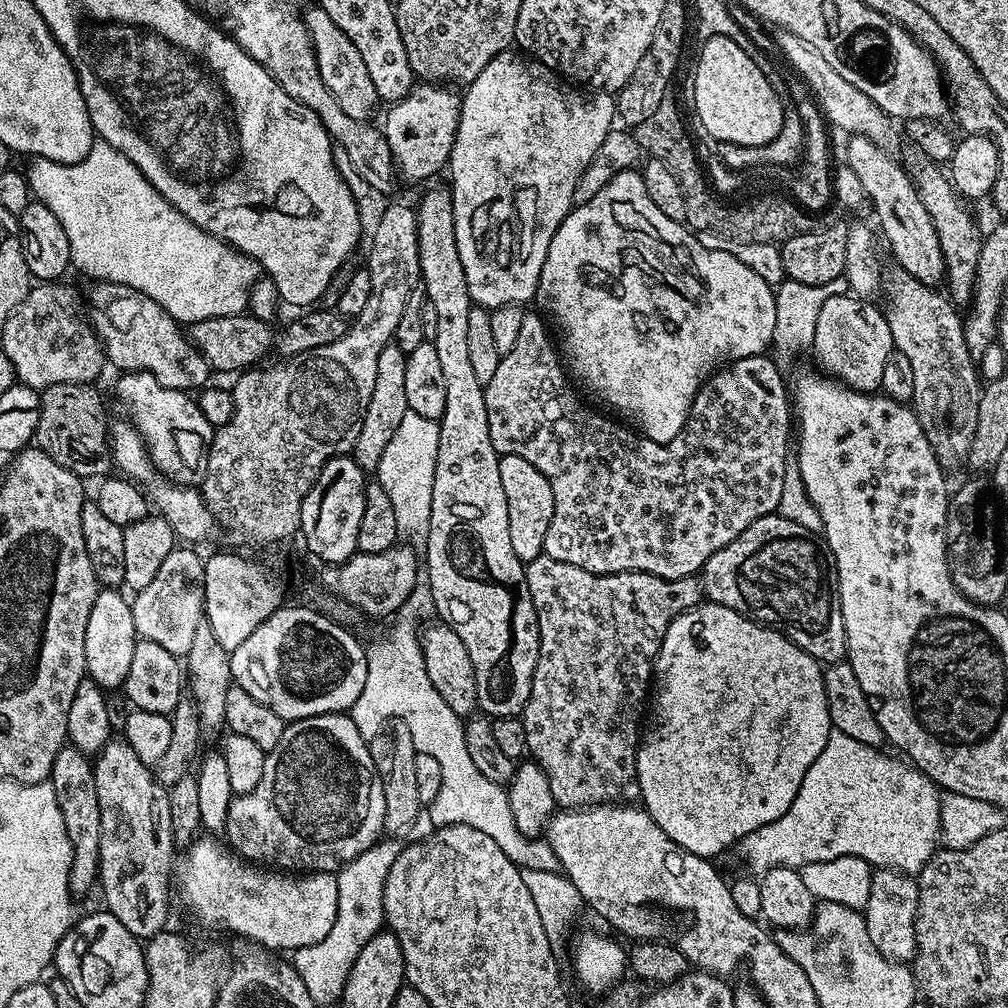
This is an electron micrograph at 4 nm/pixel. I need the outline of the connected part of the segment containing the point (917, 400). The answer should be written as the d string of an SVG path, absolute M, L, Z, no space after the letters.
M885 267L882 272L882 295L888 305L882 311L888 317L890 334L895 351L910 358L914 370L914 394L910 401L918 422L930 442L930 450L938 458L941 468L964 468L968 463L970 442L974 442L974 430L978 427L978 402L982 391L982 380L978 375L977 361L970 354L964 337L964 321L957 305L953 304L943 291L933 290L929 285L918 282L904 268Z

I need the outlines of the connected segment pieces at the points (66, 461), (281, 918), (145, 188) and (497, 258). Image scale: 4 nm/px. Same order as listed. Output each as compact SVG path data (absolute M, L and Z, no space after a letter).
M55 384L40 392L40 413L34 437L35 447L40 448L58 466L66 466L75 476L104 478L113 471L112 446L110 443L110 419L104 413L104 400L95 392L92 384Z
M201 835L174 864L175 895L176 892L180 895L185 910L198 923L205 924L208 928L225 928L236 936L245 936L261 949L281 948L284 952L291 948L311 950L315 944L322 942L322 938L326 938L326 934L330 934L330 928L338 914L338 882L333 873L289 874L284 870L269 870L236 855L227 843L219 844L216 840L219 839L215 835Z
M99 138L93 139L90 154L86 154L86 158L82 158L76 164L59 164L53 160L39 158L33 159L29 164L32 165L26 168L26 175L28 184L32 188L32 195L39 203L46 205L52 211L54 218L58 218L58 222L62 222L62 230L66 230L66 238L70 238L71 267L77 268L82 275L93 276L91 279L96 282L121 284L138 290L150 298L154 298L154 302L158 302L158 306L162 306L184 326L191 326L210 318L239 316L247 309L244 307L248 304L248 295L251 294L256 279L261 279L262 276L260 264L256 260L250 259L246 253L239 252L232 245L226 244L216 236L211 236L206 230L194 226L194 222L190 222L190 218L186 218L178 209L170 206L170 202L166 202L166 198L162 198L162 194L158 194L158 190L154 190L154 186L150 186L150 182L137 170L134 162L130 162L121 152L114 150L114 146L110 146L110 142Z
M509 50L495 56L490 62L490 66L486 66L486 70L482 70L482 74L478 74L478 78L474 78L474 82L467 85L460 101L460 121L456 131L456 141L452 147L450 191L454 206L454 234L458 238L458 254L462 257L462 270L466 270L466 286L470 290L473 305L489 310L501 308L507 304L524 306L527 305L527 300L529 303L535 297L542 266L546 262L550 250L550 242L554 238L558 226L574 207L574 190L578 186L586 166L590 166L598 146L602 146L606 134L612 131L617 120L616 96L613 93L581 90L561 78L539 60L533 60L516 50Z

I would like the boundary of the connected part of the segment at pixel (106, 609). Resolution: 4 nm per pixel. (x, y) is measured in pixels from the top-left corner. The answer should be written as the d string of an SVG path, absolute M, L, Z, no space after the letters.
M114 588L97 591L94 606L90 606L90 622L86 622L84 670L87 679L93 680L103 690L116 690L123 685L126 674L130 674L130 662L134 659L138 639L129 597L122 593Z

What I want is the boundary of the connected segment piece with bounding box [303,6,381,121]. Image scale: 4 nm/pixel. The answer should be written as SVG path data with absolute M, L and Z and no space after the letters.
M312 6L309 12L307 9L303 13L303 18L308 33L312 36L312 45L316 48L316 61L322 74L322 82L326 82L330 94L338 98L338 106L342 106L342 110L346 110L350 118L371 121L372 111L376 104L381 103L381 98L374 90L374 82L370 82L370 73L366 70L366 62L362 62L362 54L358 54L354 42L350 42L350 38L346 38L346 34L338 30L338 26L334 26L334 18L330 18L326 10Z

